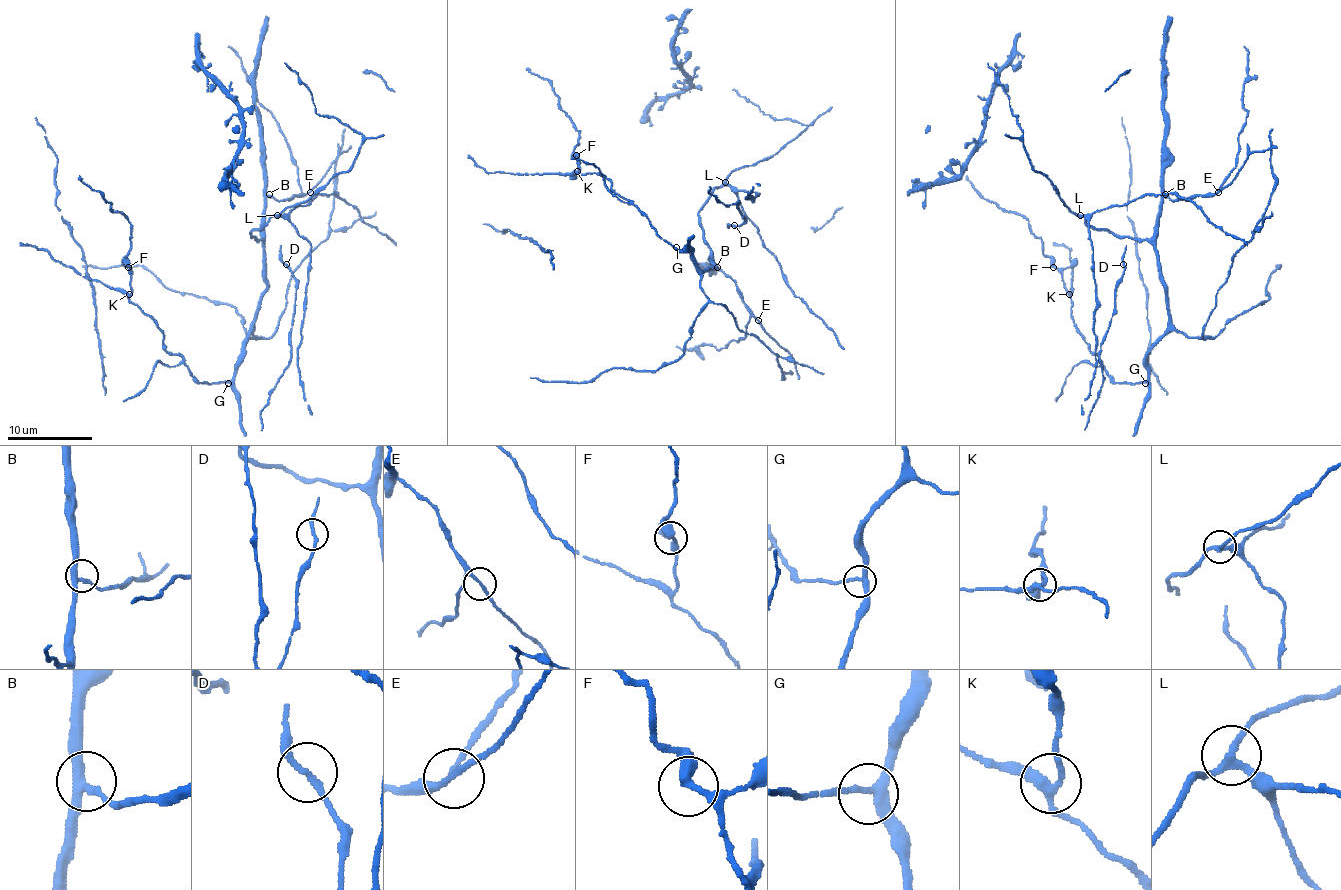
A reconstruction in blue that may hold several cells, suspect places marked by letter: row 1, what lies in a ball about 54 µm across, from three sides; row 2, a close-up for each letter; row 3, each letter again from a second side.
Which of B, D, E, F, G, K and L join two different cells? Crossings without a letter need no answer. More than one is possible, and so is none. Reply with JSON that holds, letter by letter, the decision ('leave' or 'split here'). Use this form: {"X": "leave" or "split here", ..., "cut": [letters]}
{"B": "leave", "D": "leave", "E": "leave", "F": "leave", "G": "leave", "K": "leave", "L": "leave", "cut": []}

